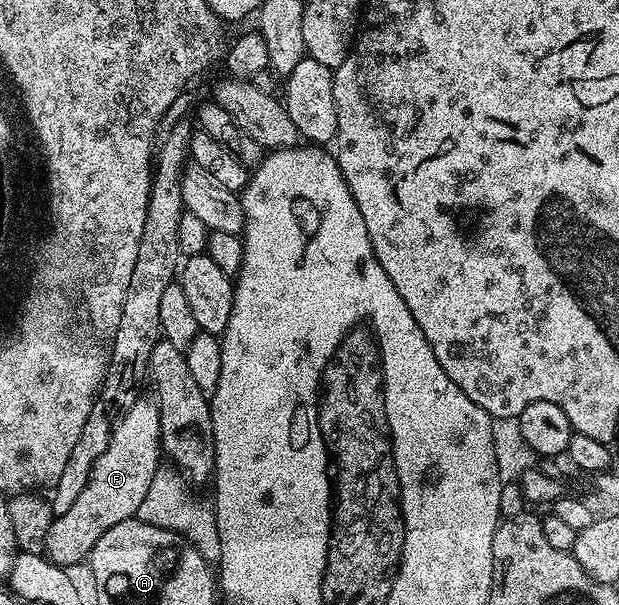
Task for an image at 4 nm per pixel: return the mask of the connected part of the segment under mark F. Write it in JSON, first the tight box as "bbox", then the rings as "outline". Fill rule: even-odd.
{"bbox":[44,398,163,566],"outline":[[[139,398],[137,402],[122,413],[112,430],[112,438],[108,442],[108,450],[96,458],[90,471],[88,482],[76,502],[68,506],[66,512],[57,513],[47,530],[44,552],[53,564],[71,566],[89,557],[91,550],[100,542],[100,538],[116,522],[133,520],[140,510],[140,502],[144,502],[144,494],[148,494],[148,486],[152,486],[152,478],[158,472],[163,459],[162,427],[158,413],[157,399]]]}

